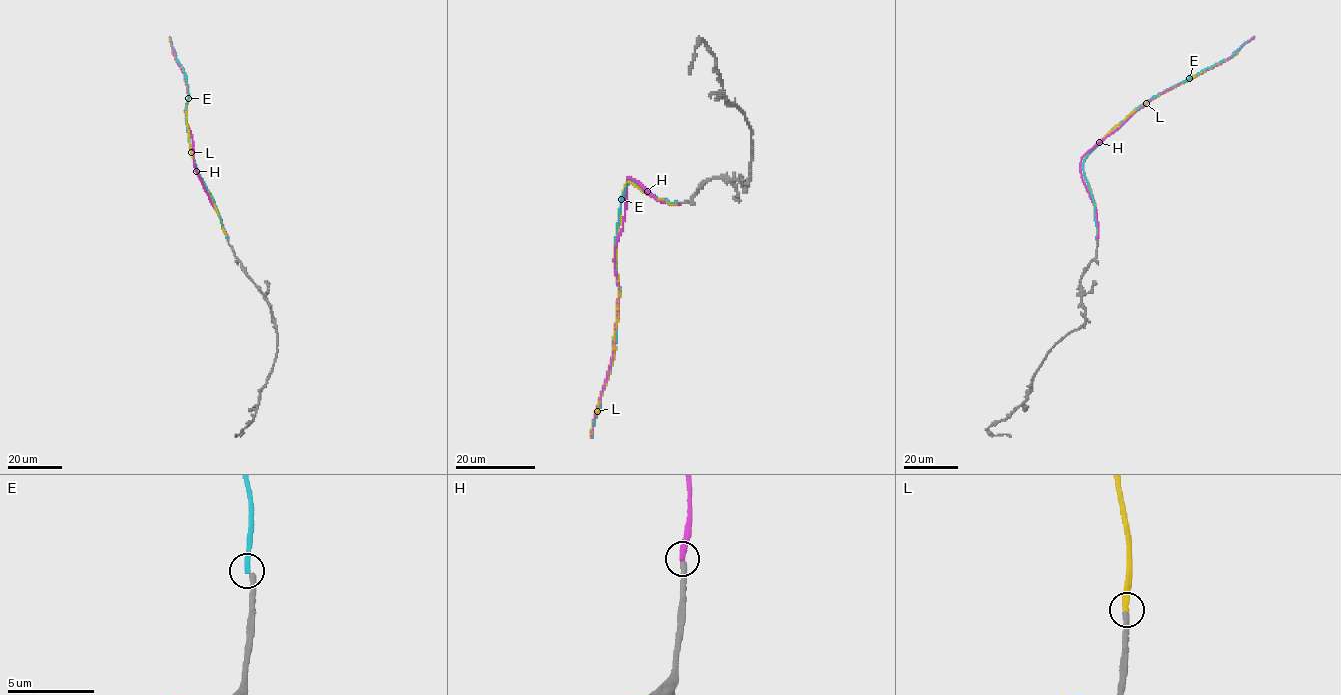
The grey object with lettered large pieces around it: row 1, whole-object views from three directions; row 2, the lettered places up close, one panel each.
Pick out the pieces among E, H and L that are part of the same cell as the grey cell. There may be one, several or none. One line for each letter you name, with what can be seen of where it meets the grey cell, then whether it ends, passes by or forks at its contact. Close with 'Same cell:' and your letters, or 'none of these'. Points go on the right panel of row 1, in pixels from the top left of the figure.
L: Touches grey at (1097, 239). It ends there
Same cell: L

